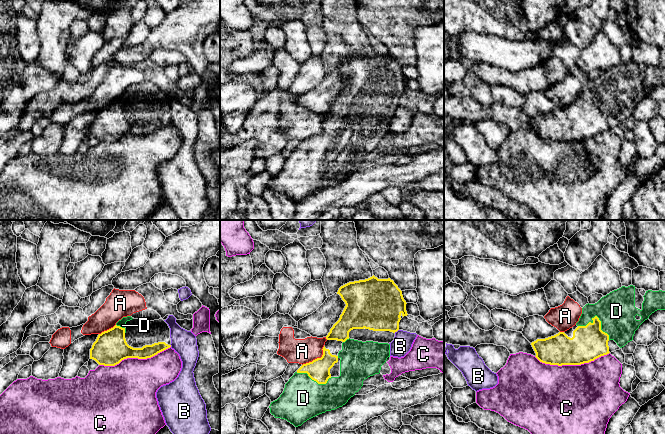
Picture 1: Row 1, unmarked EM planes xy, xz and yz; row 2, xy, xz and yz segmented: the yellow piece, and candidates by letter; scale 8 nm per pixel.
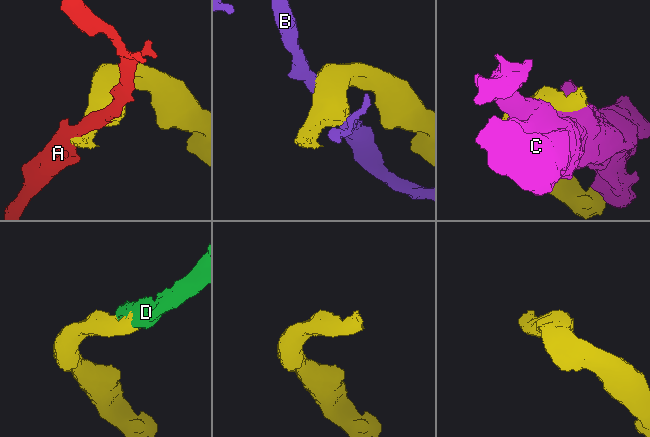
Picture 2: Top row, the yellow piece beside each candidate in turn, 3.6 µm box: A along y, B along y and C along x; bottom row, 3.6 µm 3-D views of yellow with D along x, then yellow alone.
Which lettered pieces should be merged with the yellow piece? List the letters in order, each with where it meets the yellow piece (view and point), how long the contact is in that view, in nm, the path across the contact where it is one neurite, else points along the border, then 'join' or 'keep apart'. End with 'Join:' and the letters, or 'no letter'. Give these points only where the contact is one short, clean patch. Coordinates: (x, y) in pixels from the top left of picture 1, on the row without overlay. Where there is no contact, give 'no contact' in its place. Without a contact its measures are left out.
A: meets yellow in xz at (317, 134); contact 240 nm long; keep apart
B: meets yellow in xz at (396, 107); contact 50 nm long; keep apart
C: meets yellow in yz at (571, 140); contact 600 nm long; keep apart
D: meets yellow in yz at (598, 94); contact 280 nm long; join
Join: D

